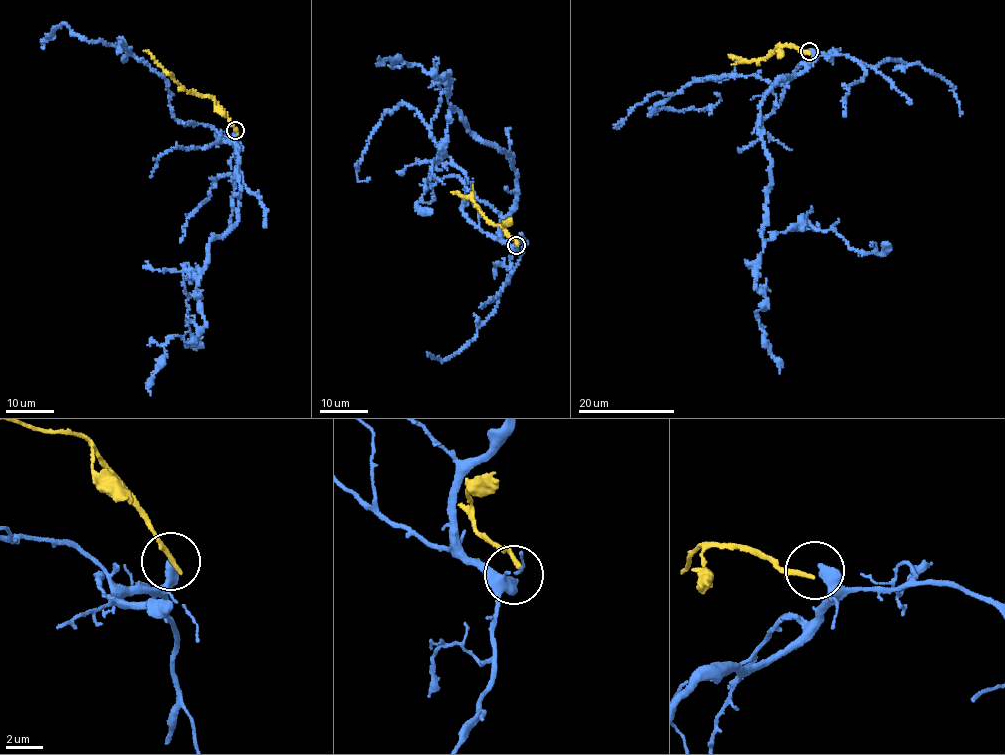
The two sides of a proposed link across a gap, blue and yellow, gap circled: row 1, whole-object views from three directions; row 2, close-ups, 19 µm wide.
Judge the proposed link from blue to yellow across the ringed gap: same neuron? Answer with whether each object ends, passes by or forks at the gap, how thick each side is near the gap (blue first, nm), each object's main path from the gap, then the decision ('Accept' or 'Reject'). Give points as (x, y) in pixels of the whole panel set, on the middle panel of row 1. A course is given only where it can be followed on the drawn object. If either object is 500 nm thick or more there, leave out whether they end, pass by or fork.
At the ring blue ends. At the ring yellow ends. Thickness 480 nm (blue) against 300 nm. Course of blue: (516, 246), (501, 225), (515, 202), (511, 155), (484, 143), (453, 108), (417, 203), (432, 211). Course of yellow: (517, 243), (503, 229), (486, 218), (473, 199), (451, 191). Reject

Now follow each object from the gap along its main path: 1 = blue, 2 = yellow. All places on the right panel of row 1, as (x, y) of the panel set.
1: (810, 51), (761, 103), (772, 181), (763, 238), (805, 219), (865, 253), (887, 245)
2: (808, 52), (780, 45), (769, 54), (748, 62), (728, 56)

